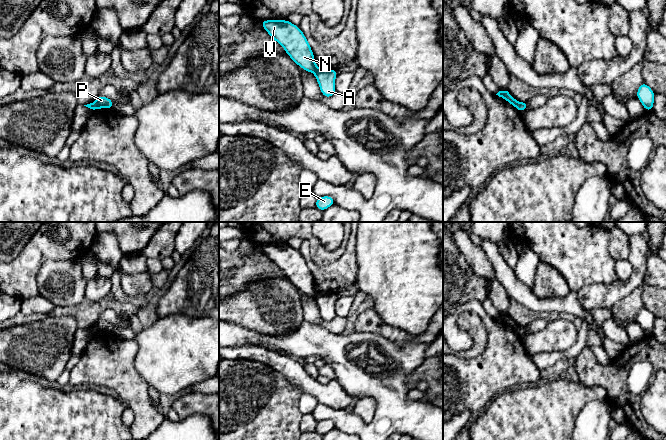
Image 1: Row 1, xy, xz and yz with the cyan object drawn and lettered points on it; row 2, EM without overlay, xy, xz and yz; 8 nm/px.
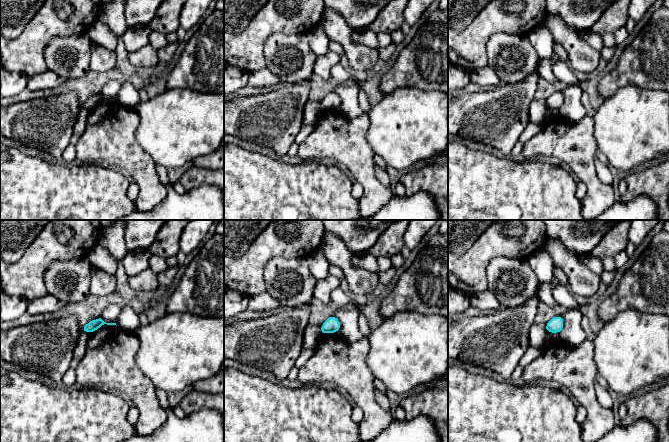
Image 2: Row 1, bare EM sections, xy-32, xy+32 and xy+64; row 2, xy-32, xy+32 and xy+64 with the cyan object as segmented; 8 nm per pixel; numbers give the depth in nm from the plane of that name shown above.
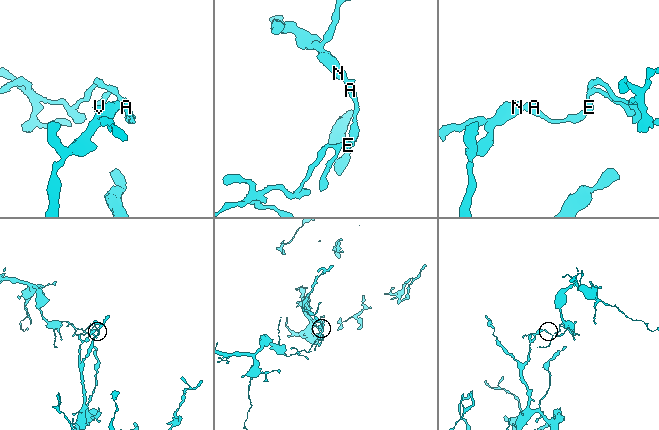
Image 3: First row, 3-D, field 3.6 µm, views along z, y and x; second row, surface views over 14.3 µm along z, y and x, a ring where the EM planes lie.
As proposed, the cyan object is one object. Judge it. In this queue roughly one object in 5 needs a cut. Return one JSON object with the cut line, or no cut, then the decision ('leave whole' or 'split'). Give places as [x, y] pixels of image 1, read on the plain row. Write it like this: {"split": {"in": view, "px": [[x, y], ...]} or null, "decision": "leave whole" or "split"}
{"split": {"in": "xz", "px": [[320, 293], [315, 297]]}, "decision": "split"}

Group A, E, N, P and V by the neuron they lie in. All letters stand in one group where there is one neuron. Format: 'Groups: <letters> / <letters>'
Groups: A E P / N V

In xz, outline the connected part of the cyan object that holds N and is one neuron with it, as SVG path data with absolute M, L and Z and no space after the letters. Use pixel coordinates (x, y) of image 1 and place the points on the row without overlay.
M263 244L260 250L284 272L299 291L311 297L321 294L315 287L313 275L300 251L289 244Z

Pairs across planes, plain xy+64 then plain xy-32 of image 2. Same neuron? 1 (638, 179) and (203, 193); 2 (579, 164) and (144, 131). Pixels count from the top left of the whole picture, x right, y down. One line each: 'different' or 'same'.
1: different
2: different

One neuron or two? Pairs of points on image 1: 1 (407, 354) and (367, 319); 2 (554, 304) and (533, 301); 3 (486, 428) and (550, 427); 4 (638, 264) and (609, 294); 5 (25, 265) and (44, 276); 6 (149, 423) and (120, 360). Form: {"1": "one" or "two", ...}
{"1": "two", "2": "one", "3": "one", "4": "one", "5": "two", "6": "one"}

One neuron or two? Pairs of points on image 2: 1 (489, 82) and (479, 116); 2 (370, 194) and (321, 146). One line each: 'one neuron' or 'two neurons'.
1: two neurons
2: one neuron

